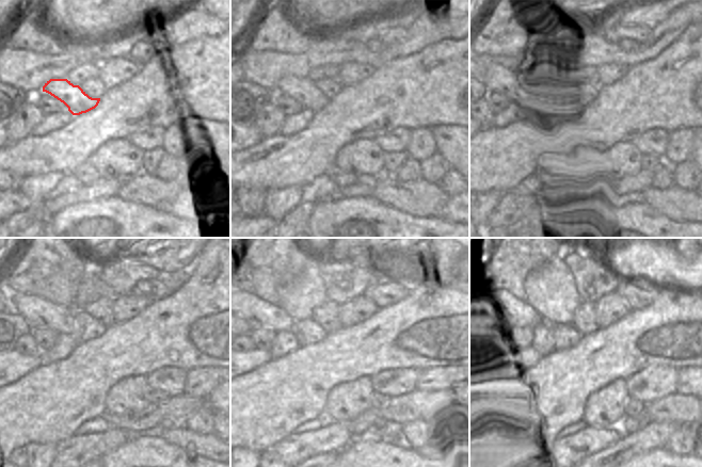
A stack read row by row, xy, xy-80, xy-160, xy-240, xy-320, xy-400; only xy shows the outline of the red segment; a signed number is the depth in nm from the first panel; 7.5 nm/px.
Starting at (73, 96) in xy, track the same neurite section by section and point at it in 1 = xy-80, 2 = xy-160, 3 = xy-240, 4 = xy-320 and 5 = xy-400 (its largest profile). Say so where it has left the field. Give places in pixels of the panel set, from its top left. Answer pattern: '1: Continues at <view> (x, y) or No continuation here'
1: Continues at xy-80 (301, 89)
2: Continues at xy-160 (514, 80)
3: Continues at xy-240 (37, 312)
4: Continues at xy-320 (258, 313)
5: Continues at xy-400 (492, 310).

